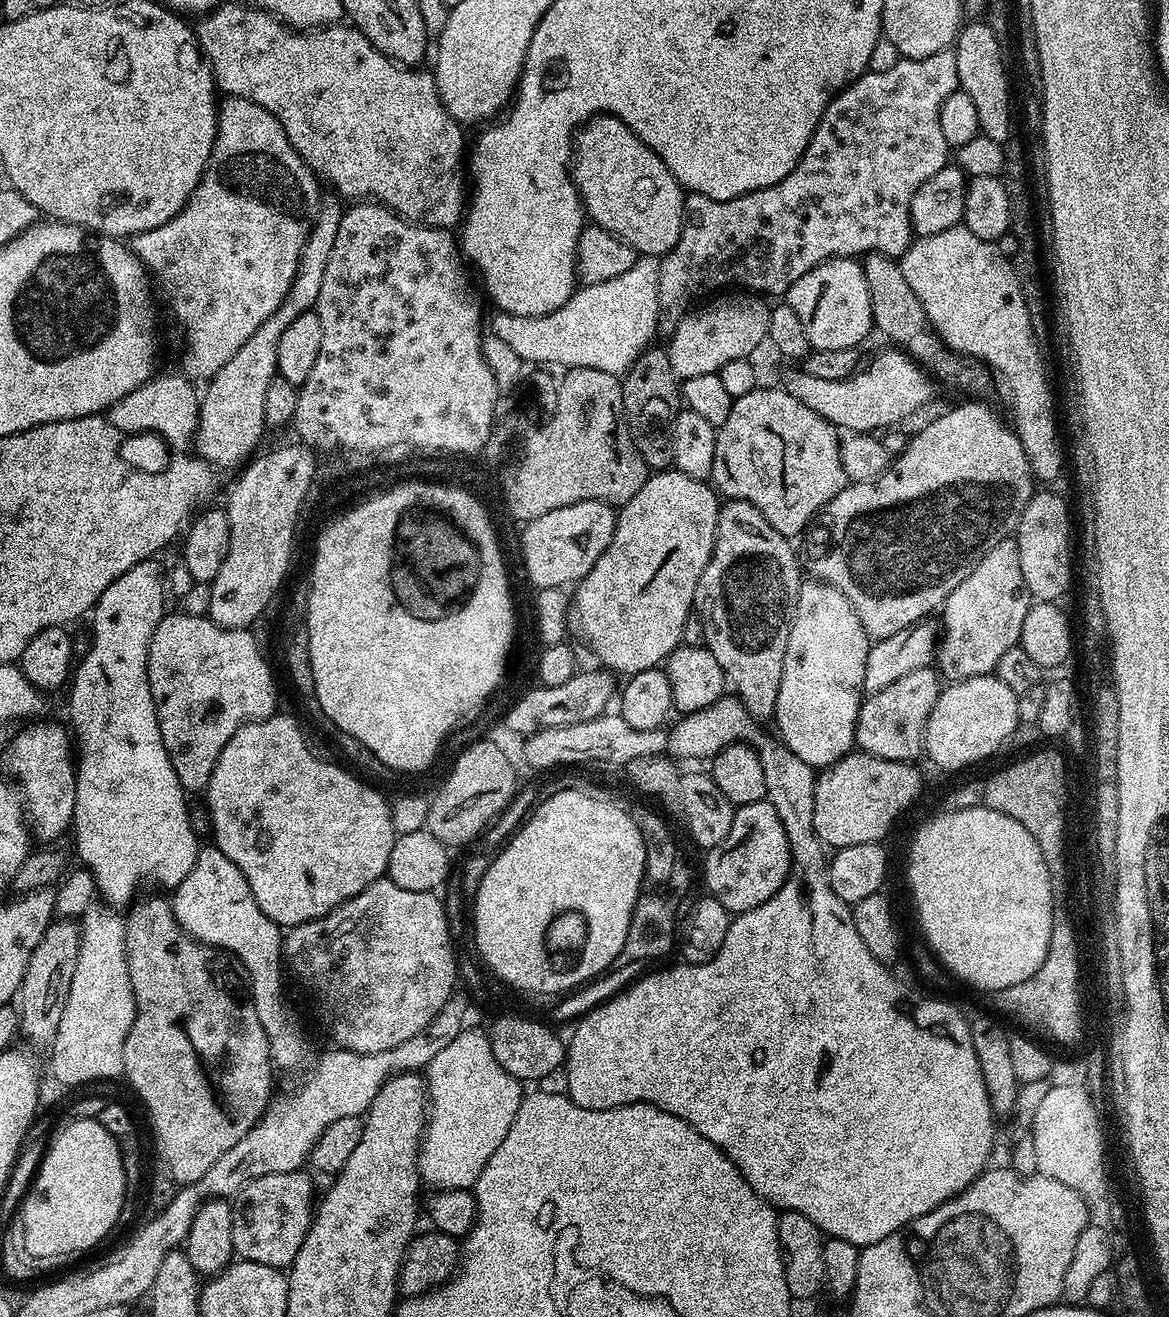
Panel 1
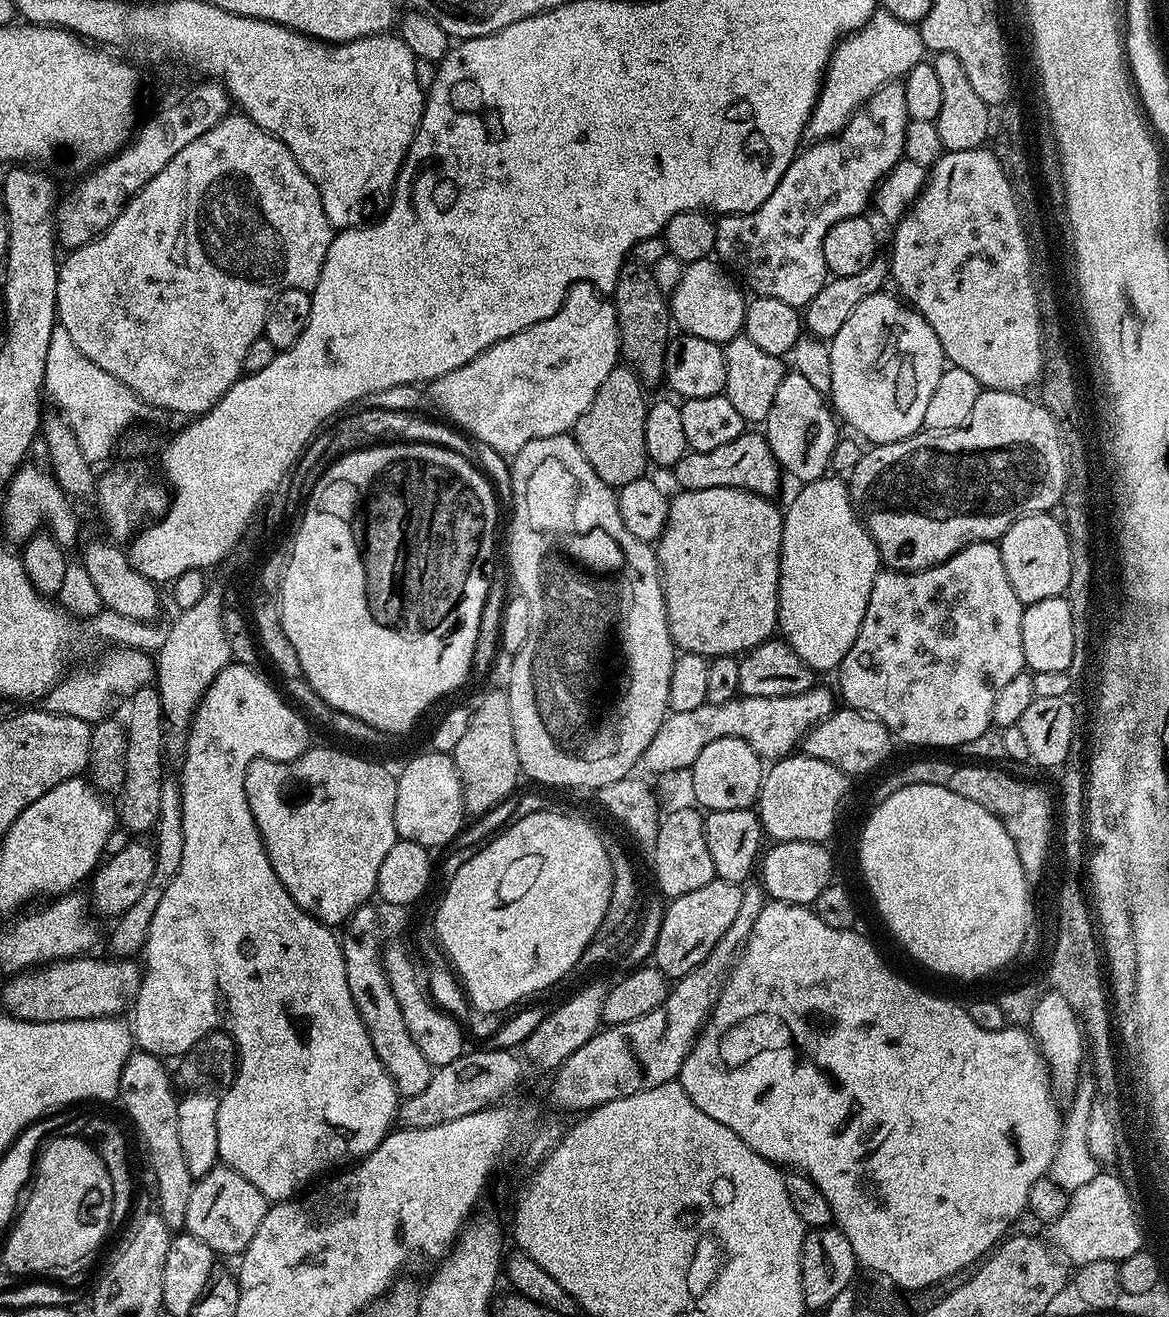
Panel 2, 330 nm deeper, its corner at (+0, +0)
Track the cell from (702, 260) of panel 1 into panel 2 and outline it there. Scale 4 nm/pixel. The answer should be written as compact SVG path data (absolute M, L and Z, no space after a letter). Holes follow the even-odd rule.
M903 83L882 85L853 112L839 134L830 136L827 140L809 143L809 148L807 145L793 158L786 174L782 174L782 182L774 186L774 194L770 194L770 198L766 198L766 202L762 202L758 210L743 214L724 214L715 221L715 255L741 281L744 279L753 288L756 296L778 298L778 302L786 302L801 310L807 308L818 290L822 290L830 279L824 253L826 234L830 234L832 227L846 218L865 215L864 207L873 203L880 181L898 161L904 159L908 122Z

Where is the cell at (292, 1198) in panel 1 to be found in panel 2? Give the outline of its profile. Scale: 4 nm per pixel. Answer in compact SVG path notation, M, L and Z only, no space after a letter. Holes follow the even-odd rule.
M221 1162L193 1183L184 1228L187 1235L201 1240L213 1254L220 1255L221 1252L224 1256L235 1257L248 1249L269 1207L270 1201L258 1186L254 1186L254 1182L242 1178L238 1170Z

